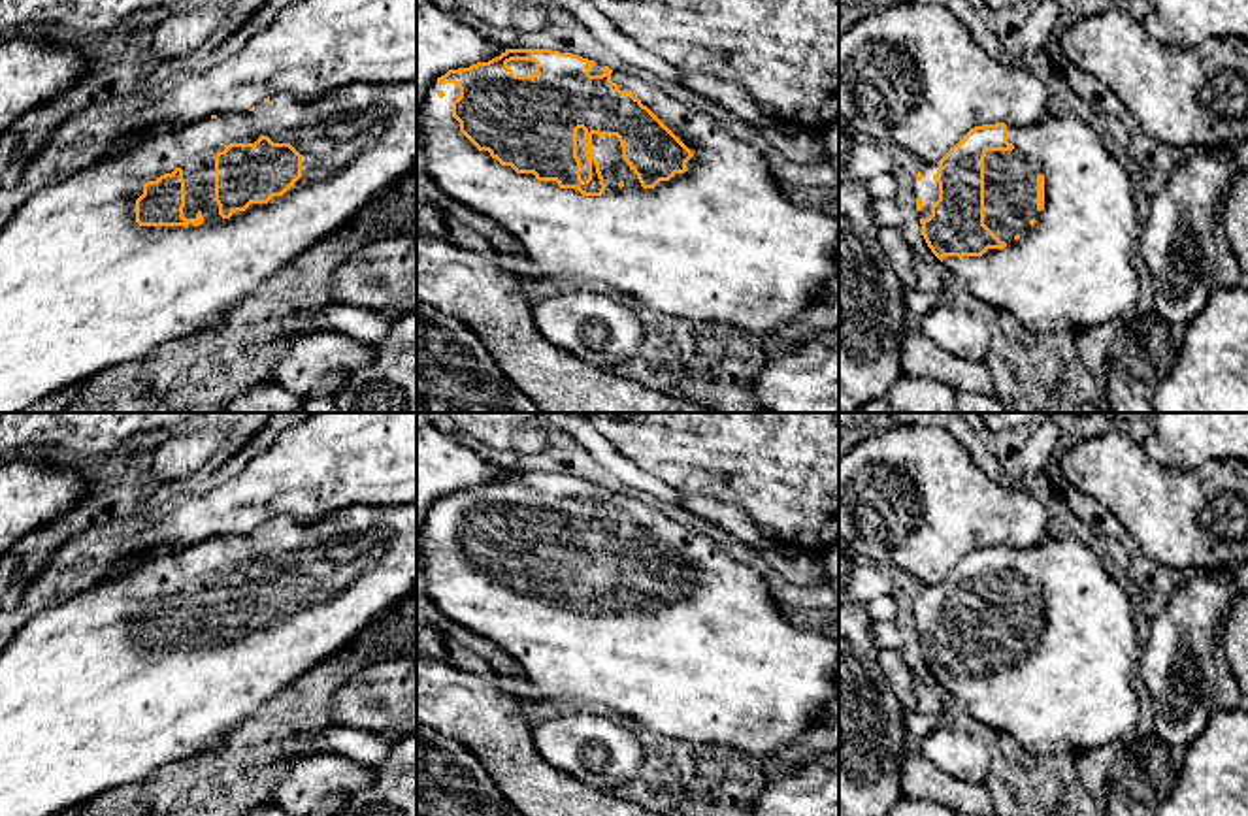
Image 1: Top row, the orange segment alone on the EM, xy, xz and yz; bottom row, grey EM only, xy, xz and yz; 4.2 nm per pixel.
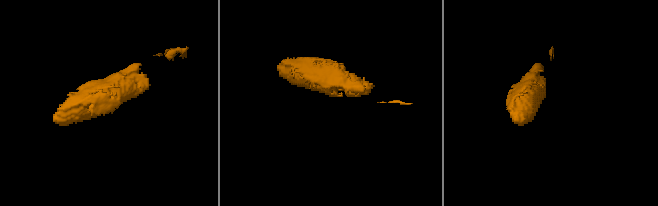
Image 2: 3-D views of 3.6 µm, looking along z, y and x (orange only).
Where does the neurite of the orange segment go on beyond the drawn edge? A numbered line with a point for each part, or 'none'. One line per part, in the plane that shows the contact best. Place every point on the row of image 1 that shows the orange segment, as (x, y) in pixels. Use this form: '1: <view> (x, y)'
1: xz (721, 244)

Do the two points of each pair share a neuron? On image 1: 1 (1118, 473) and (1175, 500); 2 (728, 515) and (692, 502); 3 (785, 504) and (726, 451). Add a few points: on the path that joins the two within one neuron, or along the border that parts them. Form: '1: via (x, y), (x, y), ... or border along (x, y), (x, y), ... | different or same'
1: via (1132, 485), (1149, 500), (1162, 500) | same
2: via (719, 513), (702, 505) | same
3: via (770, 489), (741, 460) | same

